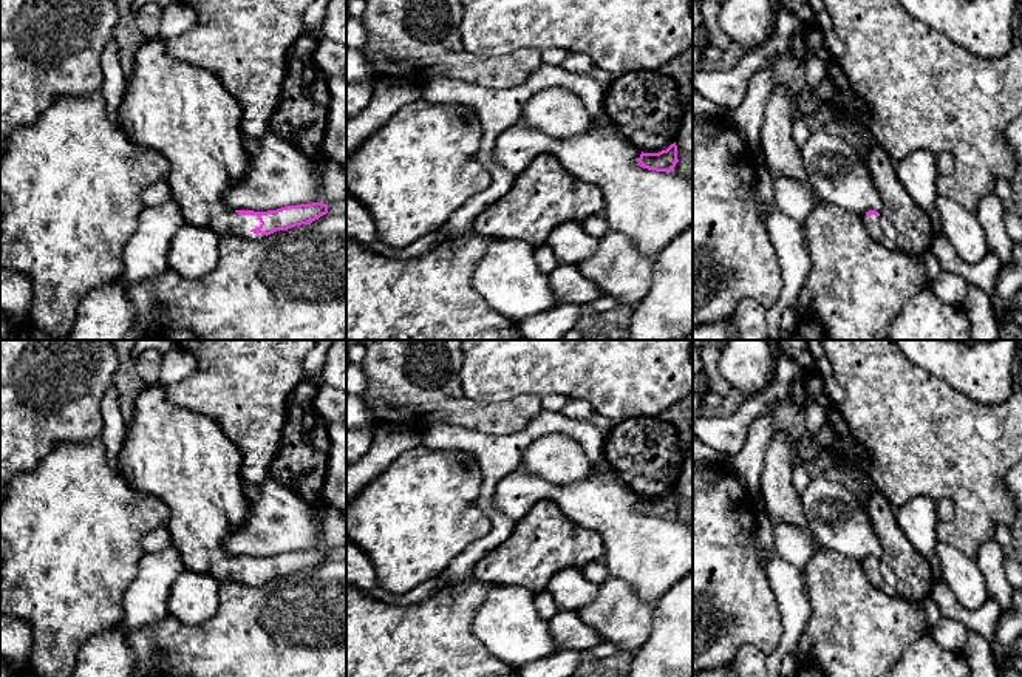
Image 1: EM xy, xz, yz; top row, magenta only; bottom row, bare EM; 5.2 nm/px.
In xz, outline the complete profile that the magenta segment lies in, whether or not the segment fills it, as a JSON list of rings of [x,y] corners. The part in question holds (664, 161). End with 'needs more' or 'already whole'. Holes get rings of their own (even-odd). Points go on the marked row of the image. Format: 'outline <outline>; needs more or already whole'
outline [[[671,144],[666,150],[659,153],[643,153],[639,158],[639,165],[656,172],[673,172],[677,159],[677,145]]]; already whole

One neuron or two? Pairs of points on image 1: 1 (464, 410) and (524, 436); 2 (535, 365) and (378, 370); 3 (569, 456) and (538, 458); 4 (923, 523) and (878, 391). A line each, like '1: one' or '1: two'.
1: two
2: two
3: one
4: two

